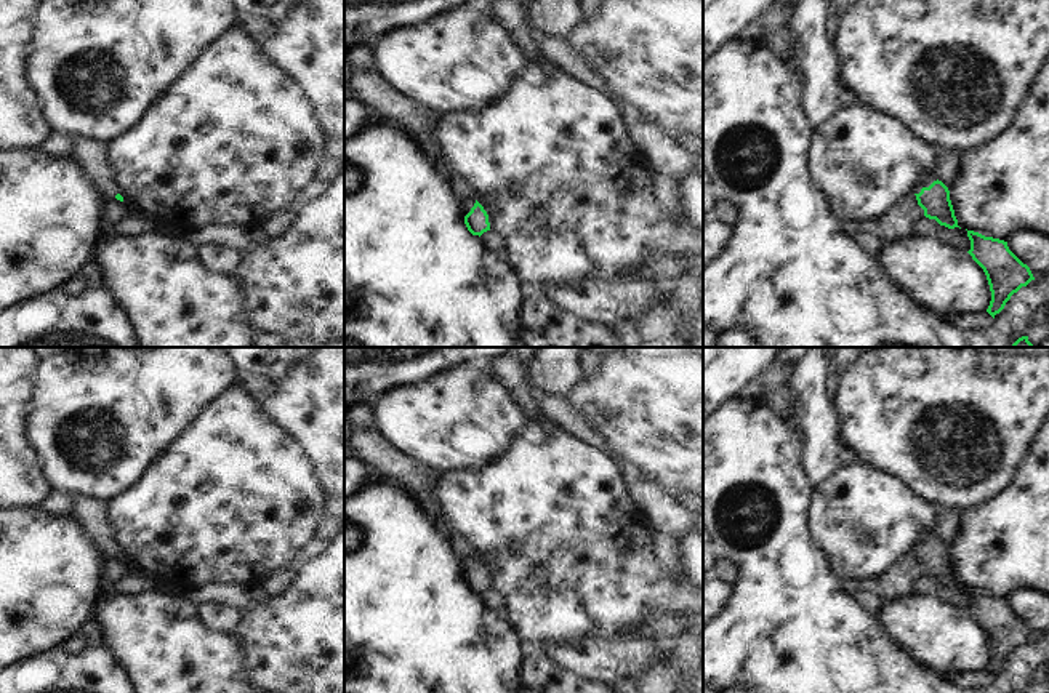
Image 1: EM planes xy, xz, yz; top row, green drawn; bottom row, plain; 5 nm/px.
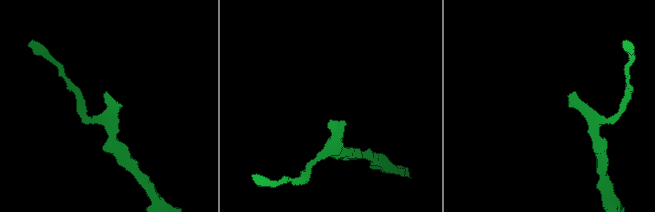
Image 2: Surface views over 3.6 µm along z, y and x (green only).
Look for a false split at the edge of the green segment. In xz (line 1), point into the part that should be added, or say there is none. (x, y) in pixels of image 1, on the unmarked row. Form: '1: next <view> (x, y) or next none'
1: next xz (465, 564)

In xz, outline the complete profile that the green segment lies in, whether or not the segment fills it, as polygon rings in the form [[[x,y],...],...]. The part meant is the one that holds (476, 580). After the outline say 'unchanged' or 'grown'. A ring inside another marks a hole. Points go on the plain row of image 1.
[[[458,557],[458,565],[461,576],[472,594],[480,595],[484,591],[490,589],[488,573],[477,559]]] | grown

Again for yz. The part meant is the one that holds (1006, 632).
[[[967,589],[972,618],[983,627],[991,659],[987,671],[995,677],[1014,651],[1035,639],[1030,626],[1007,605],[1007,600]]] | unchanged

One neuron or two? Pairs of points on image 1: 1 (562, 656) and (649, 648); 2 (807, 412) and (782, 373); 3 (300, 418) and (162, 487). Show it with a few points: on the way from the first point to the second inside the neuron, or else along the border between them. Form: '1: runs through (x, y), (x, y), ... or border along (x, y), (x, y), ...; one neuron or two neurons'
1: runs through (583, 656), (628, 656); one neuron
2: border along (798, 364), (787, 384); two neurons
3: border along (255, 399), (260, 410), (305, 455); two neurons

